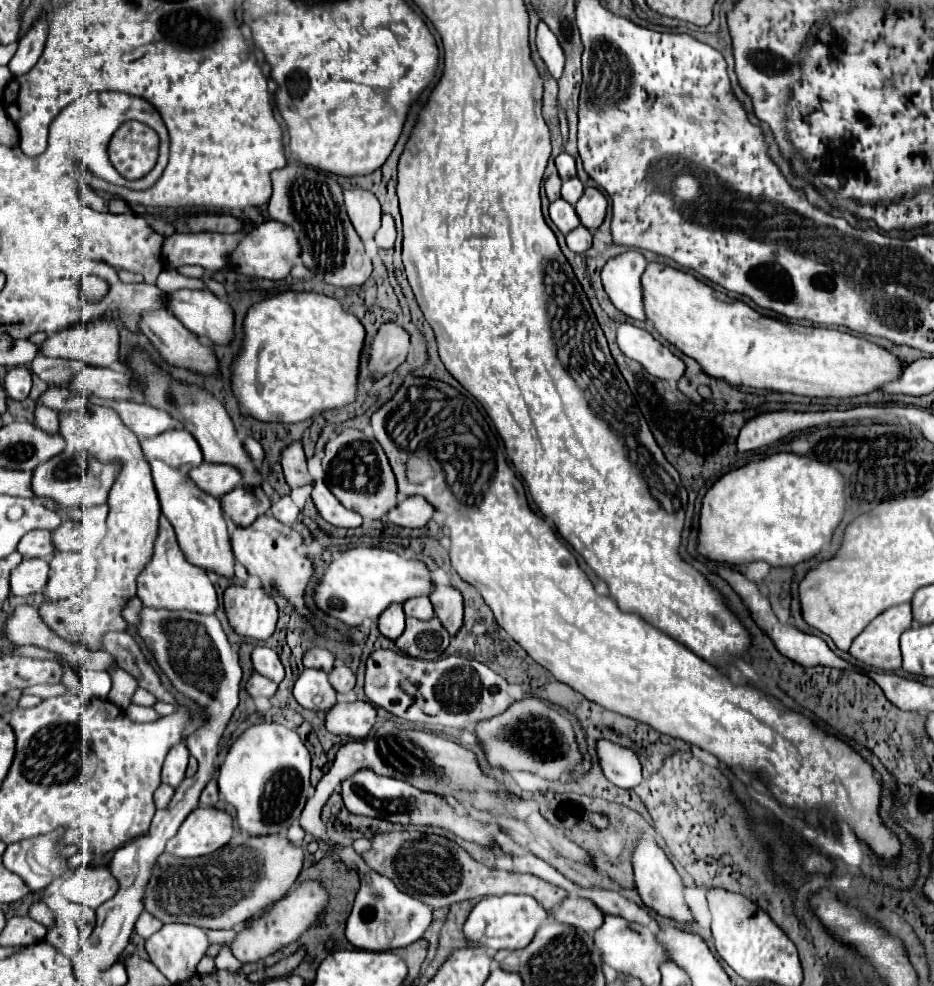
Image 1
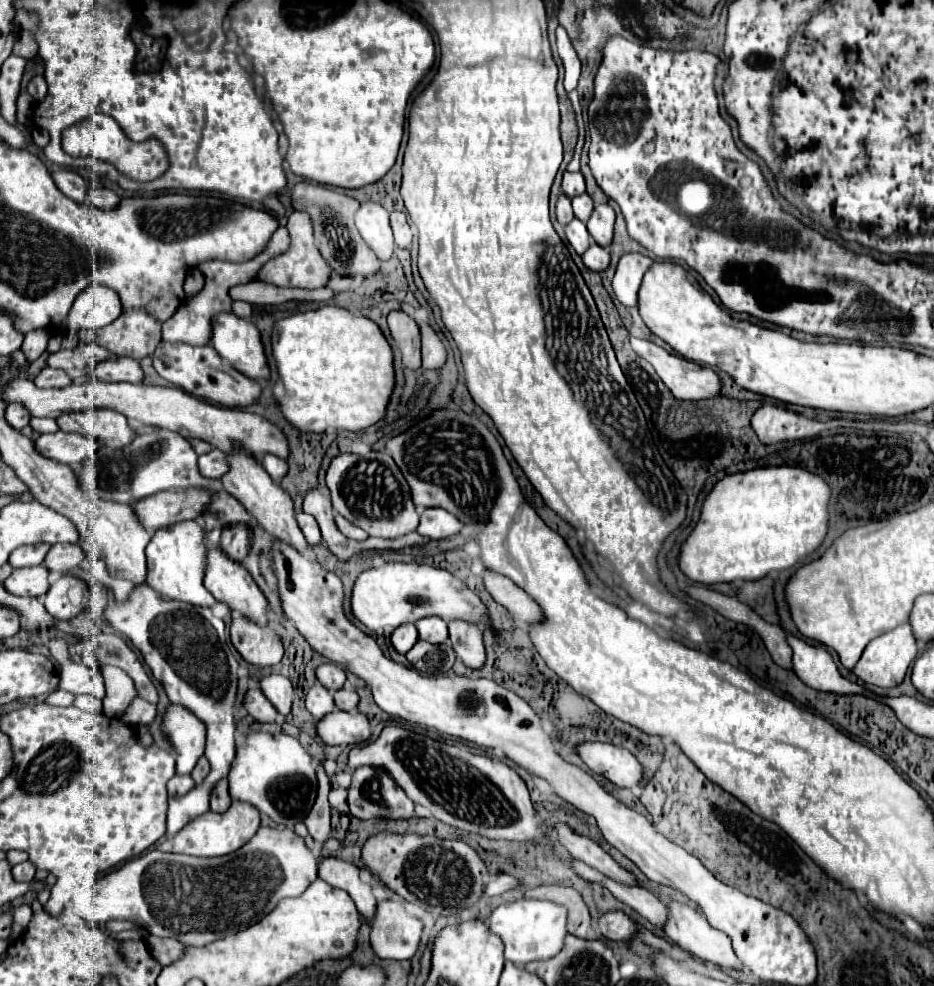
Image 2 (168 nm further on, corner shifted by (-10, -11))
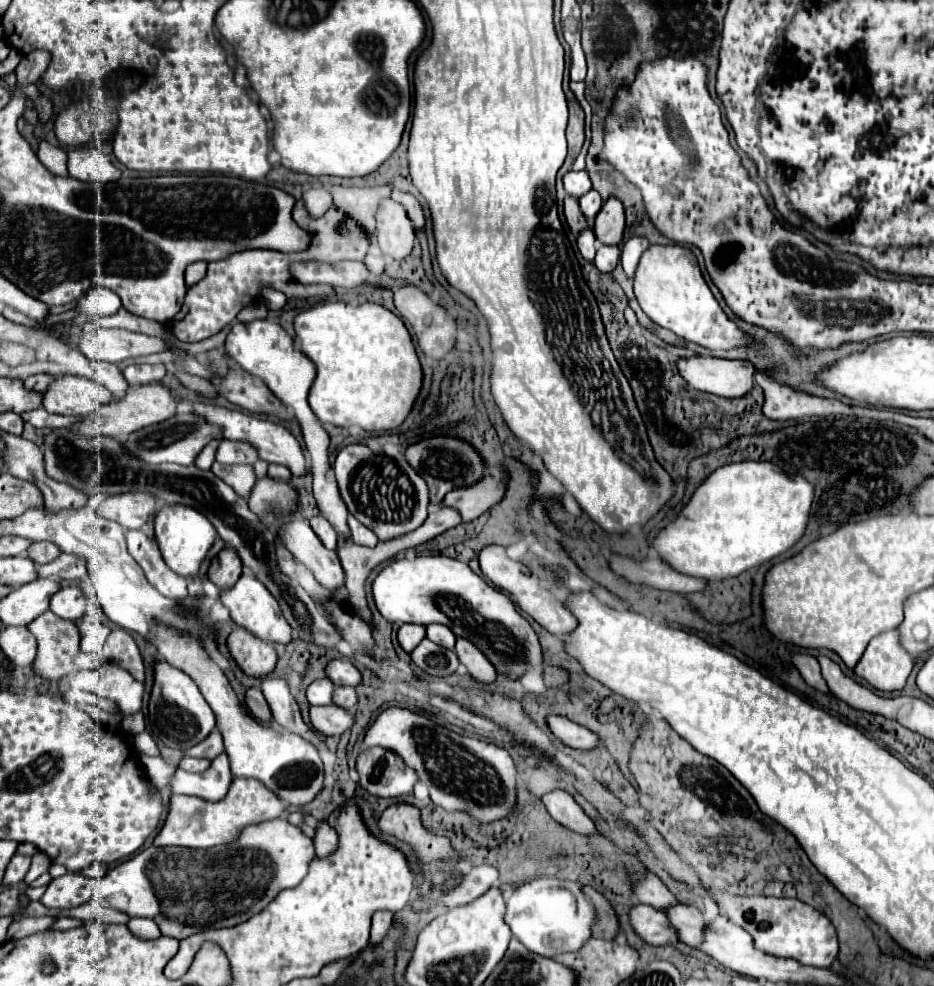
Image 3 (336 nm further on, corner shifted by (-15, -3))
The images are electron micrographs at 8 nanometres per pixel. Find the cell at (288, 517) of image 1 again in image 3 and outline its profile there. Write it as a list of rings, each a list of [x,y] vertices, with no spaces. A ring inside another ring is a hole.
[[[323,516],[311,518],[311,528],[313,528],[313,532],[319,536],[319,540],[323,542],[325,548],[329,548],[329,550],[335,550],[335,548],[337,548],[335,530],[331,528],[331,524],[327,524],[327,520],[323,520]]]

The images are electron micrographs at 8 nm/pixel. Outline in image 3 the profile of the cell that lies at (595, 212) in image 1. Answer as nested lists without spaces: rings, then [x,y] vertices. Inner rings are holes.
[[[609,198],[595,218],[593,232],[601,244],[615,246],[623,240],[623,230],[625,230],[623,204],[617,198]]]

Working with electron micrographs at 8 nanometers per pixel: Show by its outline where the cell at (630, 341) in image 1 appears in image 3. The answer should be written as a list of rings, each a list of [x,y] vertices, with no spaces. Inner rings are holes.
[[[693,356],[677,362],[691,388],[725,398],[741,398],[755,386],[755,366],[749,360]]]

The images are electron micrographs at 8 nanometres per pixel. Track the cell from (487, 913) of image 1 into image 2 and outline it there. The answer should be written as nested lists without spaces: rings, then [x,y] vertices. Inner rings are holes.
[[[520,898],[516,902],[508,902],[498,906],[488,918],[488,930],[498,934],[506,948],[506,960],[516,966],[524,966],[534,960],[548,960],[556,956],[562,948],[562,940],[566,936],[566,908],[546,902],[546,900],[526,900]]]

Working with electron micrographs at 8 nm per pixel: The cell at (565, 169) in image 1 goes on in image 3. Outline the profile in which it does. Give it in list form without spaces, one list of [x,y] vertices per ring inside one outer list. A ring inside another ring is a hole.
[[[585,170],[583,172],[567,172],[563,176],[563,184],[565,184],[565,192],[573,198],[581,198],[583,194],[587,194],[591,190],[591,180]]]

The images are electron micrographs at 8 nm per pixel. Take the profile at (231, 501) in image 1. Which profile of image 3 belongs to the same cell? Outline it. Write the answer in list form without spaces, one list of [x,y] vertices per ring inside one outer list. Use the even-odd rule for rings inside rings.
[[[227,548],[221,550],[209,566],[209,580],[219,588],[219,592],[225,592],[235,584],[235,580],[239,580],[239,576],[241,576],[239,556]]]

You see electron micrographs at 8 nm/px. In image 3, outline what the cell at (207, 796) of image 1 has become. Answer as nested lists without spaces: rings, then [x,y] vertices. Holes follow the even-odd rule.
[[[223,752],[211,762],[211,768],[207,768],[203,774],[191,774],[181,768],[175,768],[175,774],[171,776],[171,792],[191,794],[215,802],[227,794],[231,780],[233,776],[229,770],[229,758]]]

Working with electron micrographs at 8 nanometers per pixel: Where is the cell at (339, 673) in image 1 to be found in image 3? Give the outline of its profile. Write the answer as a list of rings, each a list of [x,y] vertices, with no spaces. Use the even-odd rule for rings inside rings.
[[[337,686],[335,692],[333,692],[333,704],[351,712],[355,708],[355,704],[357,704],[355,688],[351,688],[351,686]]]

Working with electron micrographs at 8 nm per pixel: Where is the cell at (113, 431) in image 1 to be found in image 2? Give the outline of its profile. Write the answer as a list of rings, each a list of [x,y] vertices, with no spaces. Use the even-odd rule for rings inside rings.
[[[90,408],[84,412],[70,412],[60,416],[58,426],[62,432],[76,432],[82,436],[96,438],[102,446],[120,450],[134,440],[134,430],[130,428],[126,416],[120,412]]]

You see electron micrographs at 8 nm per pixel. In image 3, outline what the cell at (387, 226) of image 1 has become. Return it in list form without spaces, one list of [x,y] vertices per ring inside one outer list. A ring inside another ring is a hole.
[[[397,190],[397,192],[393,192],[393,198],[405,206],[407,214],[411,216],[411,220],[413,220],[417,226],[423,226],[423,222],[425,222],[425,216],[423,216],[423,206],[421,206],[421,202],[419,202],[413,194]]]

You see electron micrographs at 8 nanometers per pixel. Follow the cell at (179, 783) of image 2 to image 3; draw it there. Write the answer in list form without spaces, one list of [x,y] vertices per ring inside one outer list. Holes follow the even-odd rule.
[[[185,756],[179,762],[179,768],[187,770],[187,772],[205,772],[209,766],[211,766],[211,760],[207,760],[207,758],[189,758],[189,756]]]

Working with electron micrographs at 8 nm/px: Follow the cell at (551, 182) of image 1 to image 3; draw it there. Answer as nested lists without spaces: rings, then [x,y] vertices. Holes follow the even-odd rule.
[[[567,196],[567,198],[565,198],[563,208],[565,208],[565,218],[567,218],[567,224],[569,224],[569,228],[571,228],[571,232],[573,232],[575,236],[577,236],[581,230],[585,230],[585,228],[589,226],[575,198]]]

